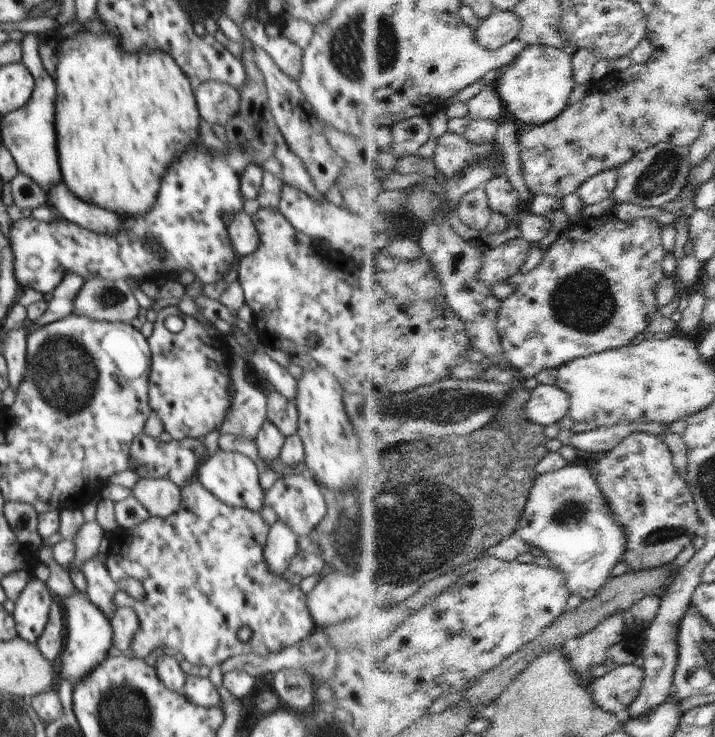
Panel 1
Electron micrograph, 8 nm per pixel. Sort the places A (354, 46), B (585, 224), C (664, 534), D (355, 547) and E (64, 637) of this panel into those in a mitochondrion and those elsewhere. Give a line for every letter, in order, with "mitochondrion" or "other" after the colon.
A: mitochondrion
B: other
C: mitochondrion
D: mitochondrion
E: other

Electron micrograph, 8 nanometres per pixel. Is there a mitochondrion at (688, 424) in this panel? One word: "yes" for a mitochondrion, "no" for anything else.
no

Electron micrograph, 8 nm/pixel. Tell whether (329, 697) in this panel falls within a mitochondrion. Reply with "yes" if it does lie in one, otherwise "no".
no

